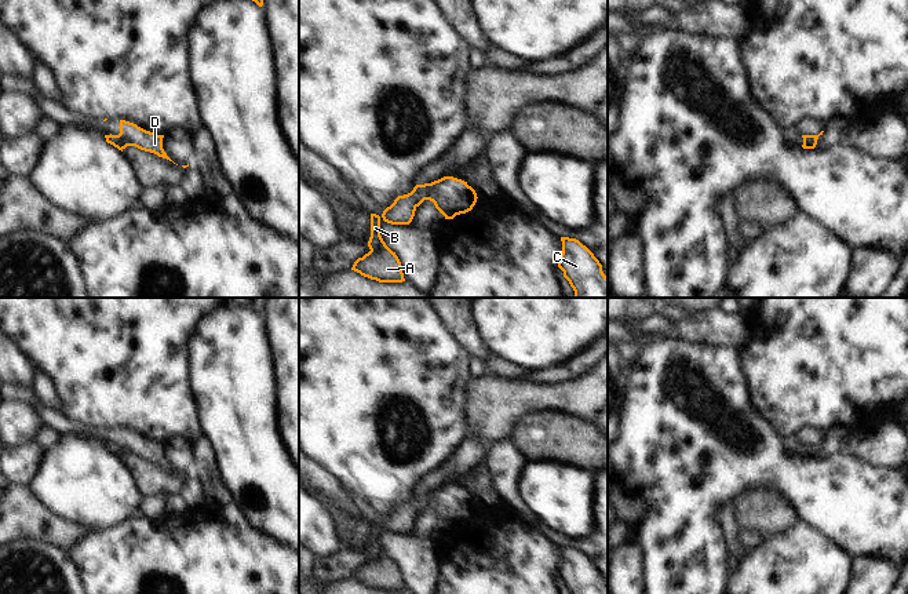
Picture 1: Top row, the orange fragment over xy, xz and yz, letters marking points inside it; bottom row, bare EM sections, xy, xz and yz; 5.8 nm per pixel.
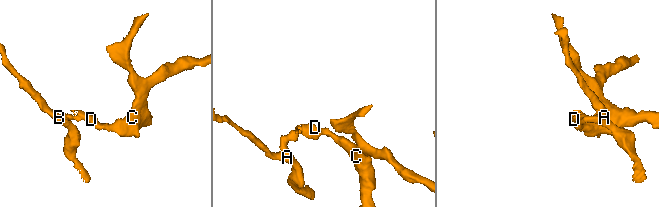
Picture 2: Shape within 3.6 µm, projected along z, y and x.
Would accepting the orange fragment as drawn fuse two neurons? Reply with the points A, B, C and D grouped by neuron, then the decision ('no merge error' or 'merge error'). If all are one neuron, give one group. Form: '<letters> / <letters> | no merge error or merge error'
A B / C D | merge error

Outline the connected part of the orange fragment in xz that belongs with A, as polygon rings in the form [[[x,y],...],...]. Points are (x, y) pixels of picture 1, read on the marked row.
[[[429,183],[416,185],[411,193],[398,196],[380,216],[371,214],[371,237],[368,241],[371,251],[358,258],[351,270],[379,283],[405,281],[398,256],[380,236],[380,221],[383,219],[391,225],[409,225],[416,208],[427,200],[427,186]]]

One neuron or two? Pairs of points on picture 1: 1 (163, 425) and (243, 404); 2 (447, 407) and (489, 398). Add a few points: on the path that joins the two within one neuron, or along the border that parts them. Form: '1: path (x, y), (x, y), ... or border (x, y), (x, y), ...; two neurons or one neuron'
1: border (188, 385), (192, 393), (196, 423), (203, 437); two neurons
2: border (467, 405), (469, 423); two neurons

